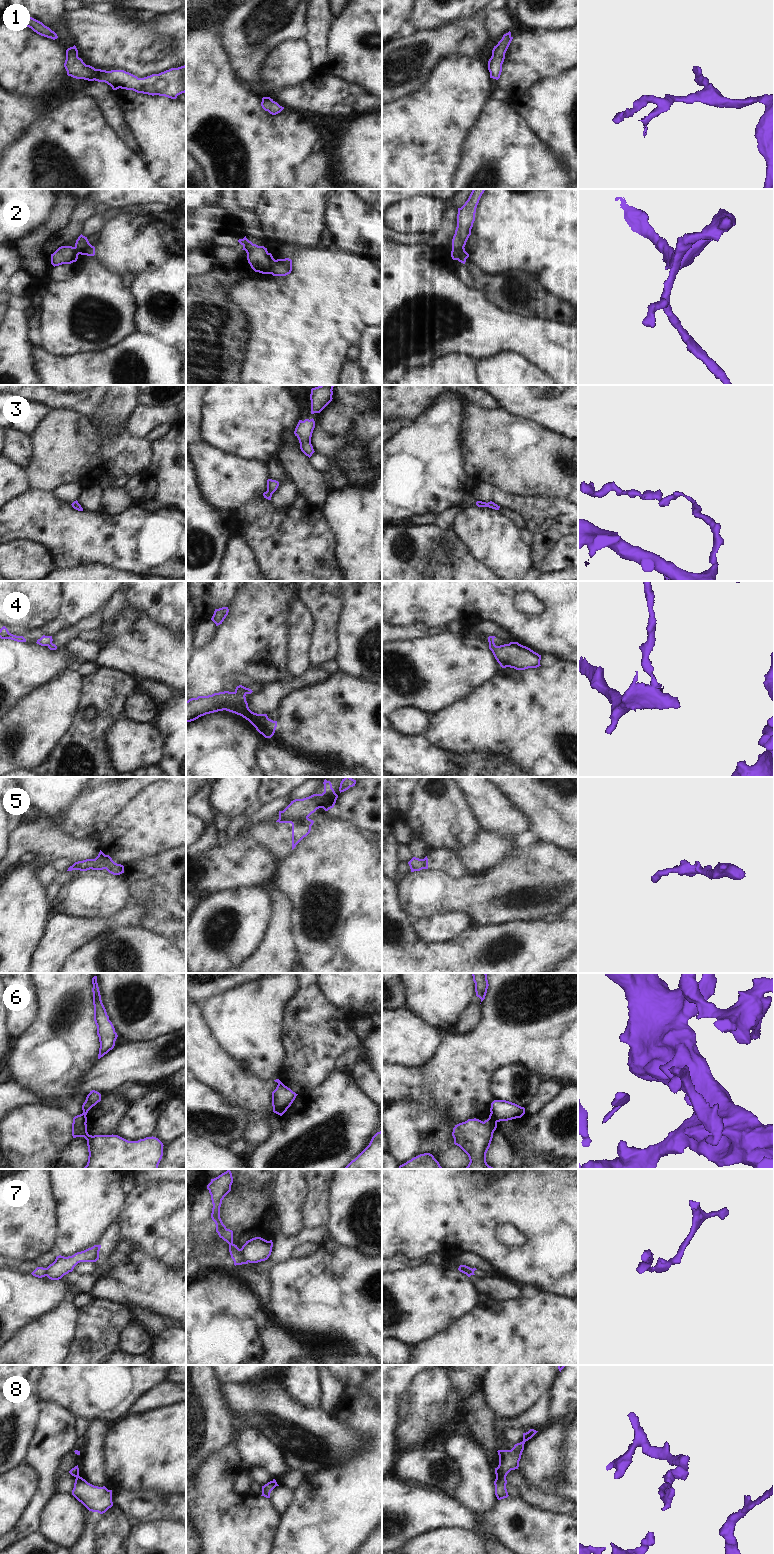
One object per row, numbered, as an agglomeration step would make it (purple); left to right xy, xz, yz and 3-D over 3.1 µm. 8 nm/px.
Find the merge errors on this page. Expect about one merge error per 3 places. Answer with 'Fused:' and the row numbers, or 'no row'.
Fused: 2, 4, 6, 7, 8

